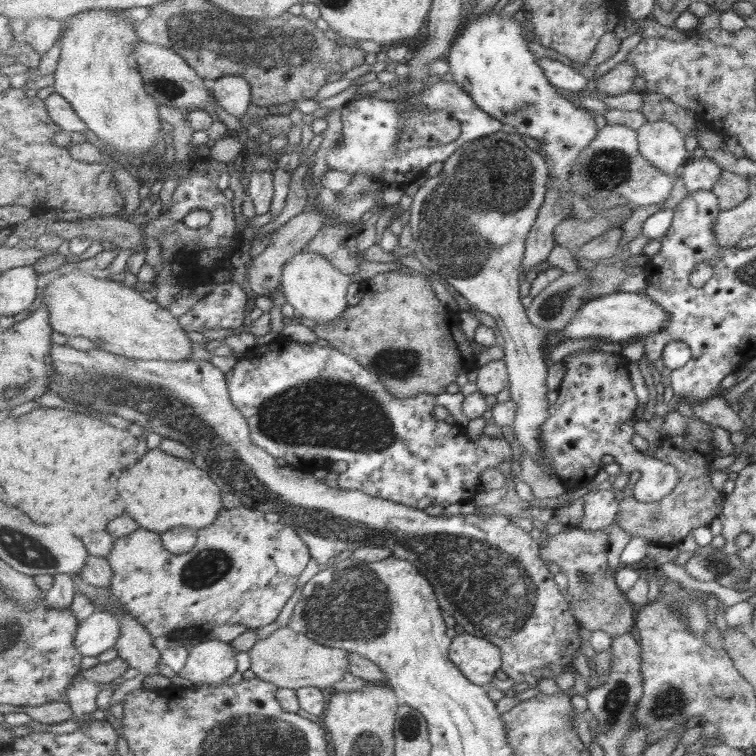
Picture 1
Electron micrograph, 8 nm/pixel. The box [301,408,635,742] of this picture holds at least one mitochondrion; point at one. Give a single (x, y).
(617, 696)

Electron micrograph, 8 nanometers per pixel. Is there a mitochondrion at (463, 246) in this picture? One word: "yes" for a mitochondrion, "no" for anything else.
yes

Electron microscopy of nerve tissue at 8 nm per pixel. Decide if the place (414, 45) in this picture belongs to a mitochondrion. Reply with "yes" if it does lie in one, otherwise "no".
no

